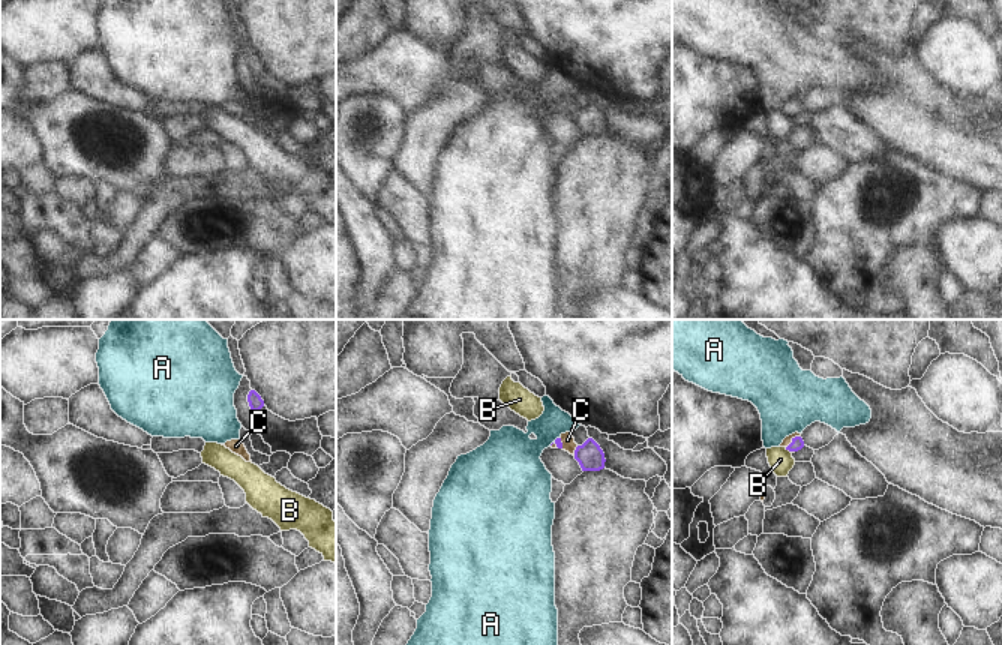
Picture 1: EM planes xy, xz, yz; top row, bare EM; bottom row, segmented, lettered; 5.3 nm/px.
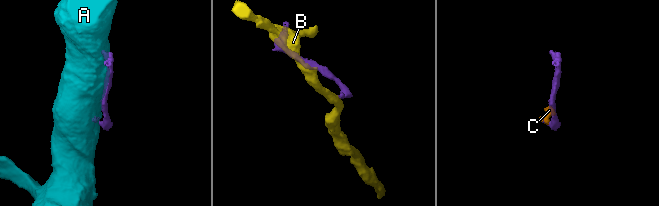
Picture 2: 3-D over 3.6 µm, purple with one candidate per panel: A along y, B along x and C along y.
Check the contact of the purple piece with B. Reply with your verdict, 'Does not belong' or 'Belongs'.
Does not belong

